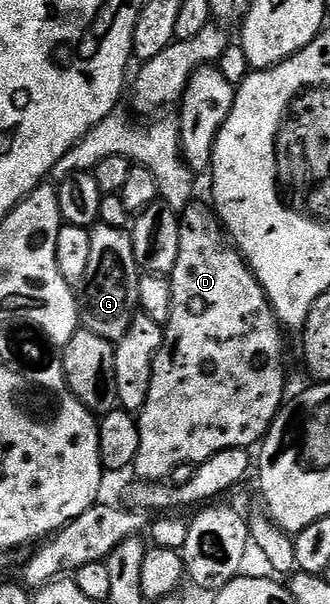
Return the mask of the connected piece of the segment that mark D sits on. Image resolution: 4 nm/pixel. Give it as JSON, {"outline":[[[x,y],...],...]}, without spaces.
{"outline":[[[194,200],[180,214],[180,235],[178,236],[178,264],[174,264],[170,281],[172,283],[172,303],[170,304],[170,320],[164,327],[164,343],[154,356],[154,368],[150,376],[150,396],[146,396],[146,404],[138,411],[140,424],[140,443],[138,456],[134,463],[135,477],[141,482],[163,482],[171,479],[172,470],[179,466],[192,466],[205,462],[210,456],[222,452],[226,448],[252,448],[267,434],[276,419],[276,413],[286,401],[284,395],[284,338],[280,321],[268,303],[268,297],[260,286],[260,281],[252,274],[252,270],[244,261],[243,254],[236,249],[233,241],[224,229],[224,223],[216,215],[215,209],[207,201]]]}

